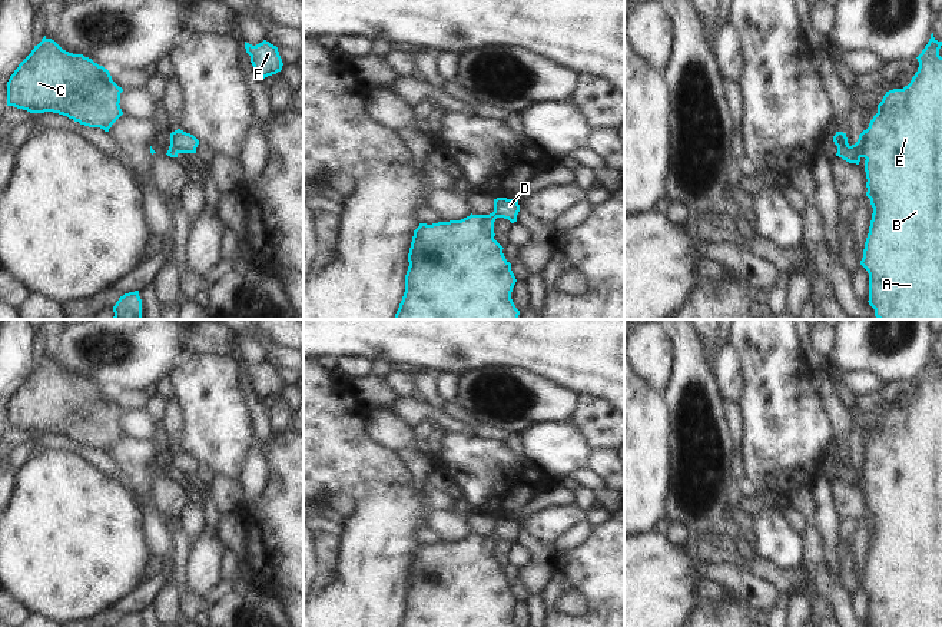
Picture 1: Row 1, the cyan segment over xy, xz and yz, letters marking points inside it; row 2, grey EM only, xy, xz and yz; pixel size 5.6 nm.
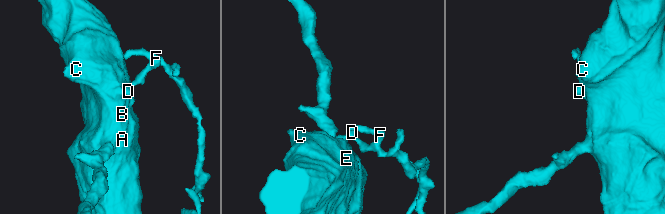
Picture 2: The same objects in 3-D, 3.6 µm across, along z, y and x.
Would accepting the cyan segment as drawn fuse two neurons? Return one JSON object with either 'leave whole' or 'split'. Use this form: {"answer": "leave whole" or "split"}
{"answer": "split"}

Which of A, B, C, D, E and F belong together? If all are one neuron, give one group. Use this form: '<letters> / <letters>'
A B C E / D F

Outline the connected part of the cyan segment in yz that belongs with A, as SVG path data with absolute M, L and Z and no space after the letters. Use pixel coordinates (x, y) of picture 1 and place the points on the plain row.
M931 355L931 359L922 374L916 378L919 382L918 392L912 398L911 404L903 409L893 409L886 412L882 422L878 425L878 434L869 444L869 448L859 455L855 465L848 464L848 458L837 468L836 477L849 484L859 485L865 478L866 492L866 517L870 520L873 528L869 554L865 563L863 578L860 585L869 594L869 626L870 627L942 627L942 378L939 369L942 362L938 362Z

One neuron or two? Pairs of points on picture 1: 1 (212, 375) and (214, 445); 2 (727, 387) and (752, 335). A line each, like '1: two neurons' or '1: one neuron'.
1: one neuron
2: two neurons

